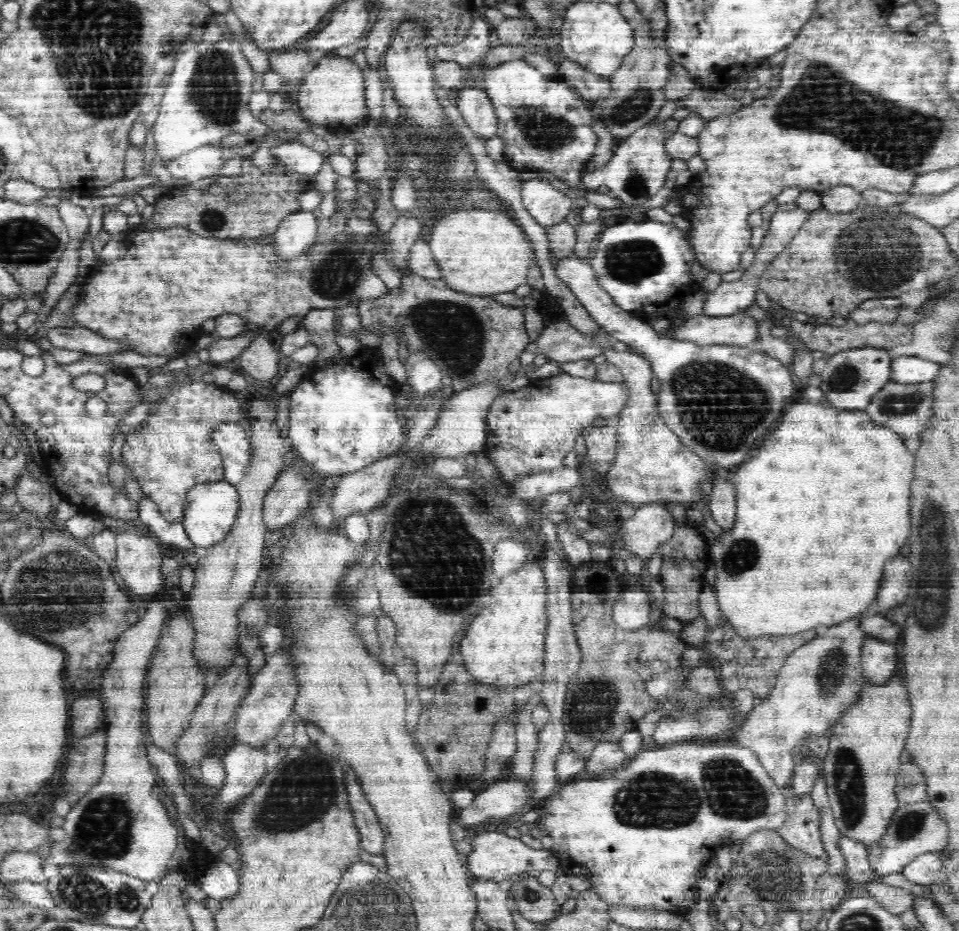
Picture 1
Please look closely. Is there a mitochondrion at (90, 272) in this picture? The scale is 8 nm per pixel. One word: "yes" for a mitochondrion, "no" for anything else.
no

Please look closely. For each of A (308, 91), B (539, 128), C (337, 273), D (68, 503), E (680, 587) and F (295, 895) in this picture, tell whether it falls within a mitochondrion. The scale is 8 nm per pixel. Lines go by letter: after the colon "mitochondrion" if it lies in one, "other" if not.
A: other
B: mitochondrion
C: mitochondrion
D: other
E: other
F: other

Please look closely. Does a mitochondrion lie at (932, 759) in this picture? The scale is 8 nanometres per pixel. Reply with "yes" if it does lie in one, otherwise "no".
no

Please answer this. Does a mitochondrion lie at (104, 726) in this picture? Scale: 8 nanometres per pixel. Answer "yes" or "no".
no

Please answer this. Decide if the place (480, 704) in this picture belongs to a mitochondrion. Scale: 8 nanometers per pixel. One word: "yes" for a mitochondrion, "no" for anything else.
no

